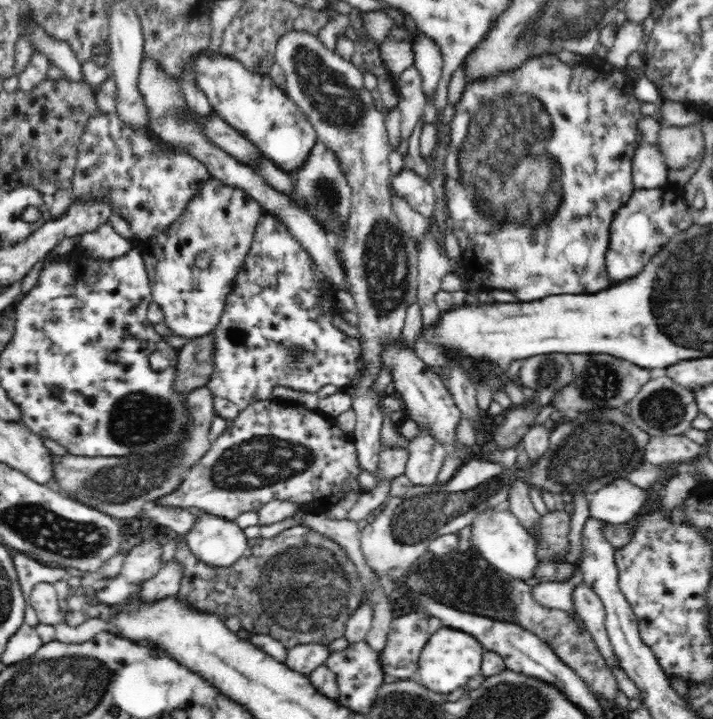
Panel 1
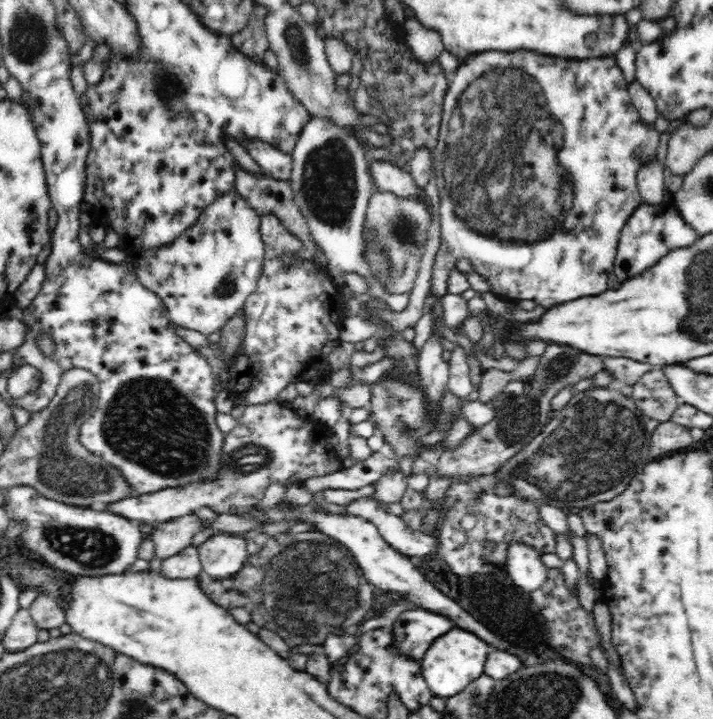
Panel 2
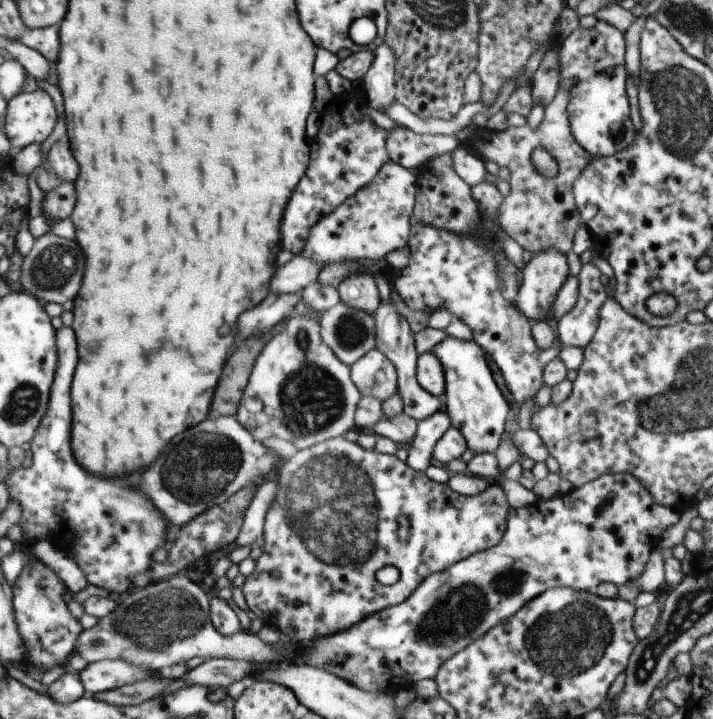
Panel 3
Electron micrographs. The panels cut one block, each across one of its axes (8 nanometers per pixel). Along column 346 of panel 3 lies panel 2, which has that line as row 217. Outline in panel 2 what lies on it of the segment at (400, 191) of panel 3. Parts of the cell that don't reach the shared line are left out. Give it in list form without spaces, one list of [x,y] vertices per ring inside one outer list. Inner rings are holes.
[[[237,190],[218,197],[198,217],[197,224],[186,229],[172,244],[146,252],[138,251],[130,256],[130,263],[139,281],[160,295],[172,321],[177,326],[197,330],[205,336],[222,328],[256,292],[262,278],[264,260],[265,243],[261,237],[261,215]]]

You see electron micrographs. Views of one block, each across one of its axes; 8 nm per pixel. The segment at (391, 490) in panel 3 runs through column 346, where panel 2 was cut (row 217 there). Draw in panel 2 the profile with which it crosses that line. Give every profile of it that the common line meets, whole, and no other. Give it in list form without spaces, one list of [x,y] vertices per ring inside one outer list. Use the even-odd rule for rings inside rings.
[[[518,50],[510,53],[487,51],[460,59],[460,66],[448,77],[448,81],[449,84],[443,101],[443,114],[441,116],[438,142],[434,150],[431,150],[434,176],[428,180],[428,184],[423,189],[424,196],[428,200],[427,205],[432,215],[432,222],[427,230],[425,253],[421,258],[421,267],[419,268],[413,289],[409,294],[410,302],[406,309],[397,312],[389,309],[386,302],[373,299],[366,302],[364,307],[356,315],[361,319],[371,314],[380,317],[382,321],[386,321],[390,325],[390,329],[394,333],[401,333],[406,328],[414,328],[422,314],[424,306],[426,306],[425,298],[430,292],[434,295],[434,299],[437,300],[433,305],[432,312],[430,312],[432,313],[432,321],[434,321],[435,327],[440,321],[444,321],[441,298],[448,293],[447,278],[450,271],[455,269],[455,260],[461,258],[470,261],[474,272],[486,279],[486,282],[490,285],[491,292],[496,297],[507,300],[506,310],[510,313],[516,313],[516,310],[520,310],[520,305],[515,303],[519,300],[536,300],[536,304],[540,304],[544,308],[552,308],[552,306],[562,304],[562,302],[568,302],[568,300],[576,300],[576,298],[582,298],[582,296],[594,296],[594,294],[600,294],[600,292],[608,290],[610,288],[608,286],[608,276],[612,274],[613,264],[616,260],[621,230],[624,228],[626,221],[629,220],[629,216],[642,203],[637,187],[637,173],[641,170],[642,166],[654,162],[654,159],[656,159],[656,148],[658,142],[660,142],[660,132],[652,124],[644,123],[642,117],[640,117],[640,113],[634,107],[633,100],[630,99],[629,82],[626,80],[621,68],[618,67],[615,58],[594,58],[593,60],[583,61],[549,57],[544,54],[531,53],[528,50]],[[538,120],[542,120],[540,126],[538,126]],[[556,120],[560,120],[560,122]],[[550,122],[551,127],[549,132],[551,132],[550,135],[556,147],[562,147],[564,136],[564,148],[558,154],[556,154],[556,148],[548,148],[544,144],[546,142],[544,136],[546,136],[546,130],[548,130],[546,124],[550,124]],[[566,170],[572,174],[574,182],[570,182]],[[534,190],[536,190],[538,198],[536,196],[530,196],[528,198],[528,194],[534,194]],[[557,190],[560,190],[561,198],[564,199],[564,206],[560,206],[560,200],[556,198],[559,196]],[[558,206],[560,206],[560,210],[556,210]],[[553,234],[554,236],[552,238],[548,238]],[[546,238],[548,240],[544,240]],[[518,240],[522,240],[522,242],[518,242]]]

